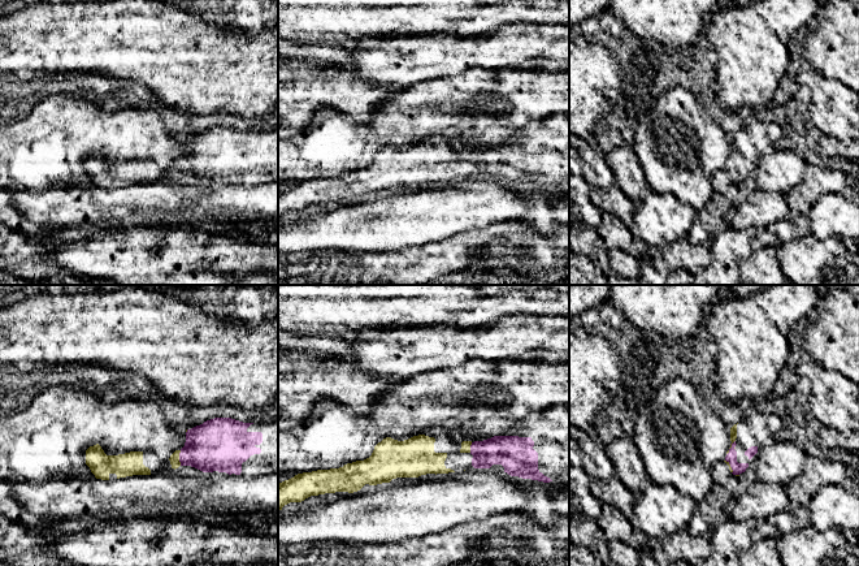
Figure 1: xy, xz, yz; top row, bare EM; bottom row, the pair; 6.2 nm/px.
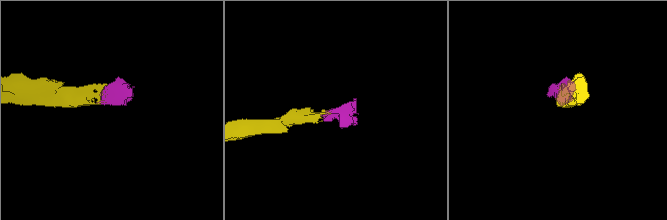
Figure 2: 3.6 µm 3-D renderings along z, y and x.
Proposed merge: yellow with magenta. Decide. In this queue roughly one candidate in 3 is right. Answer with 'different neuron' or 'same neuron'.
same neuron

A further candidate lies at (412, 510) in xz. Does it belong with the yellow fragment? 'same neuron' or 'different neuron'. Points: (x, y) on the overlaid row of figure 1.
different neuron

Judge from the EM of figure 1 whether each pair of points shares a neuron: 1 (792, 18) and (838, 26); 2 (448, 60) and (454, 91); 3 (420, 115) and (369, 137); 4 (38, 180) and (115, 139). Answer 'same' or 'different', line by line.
1: different
2: different
3: same
4: same

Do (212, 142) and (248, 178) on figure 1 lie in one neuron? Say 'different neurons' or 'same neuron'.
same neuron

